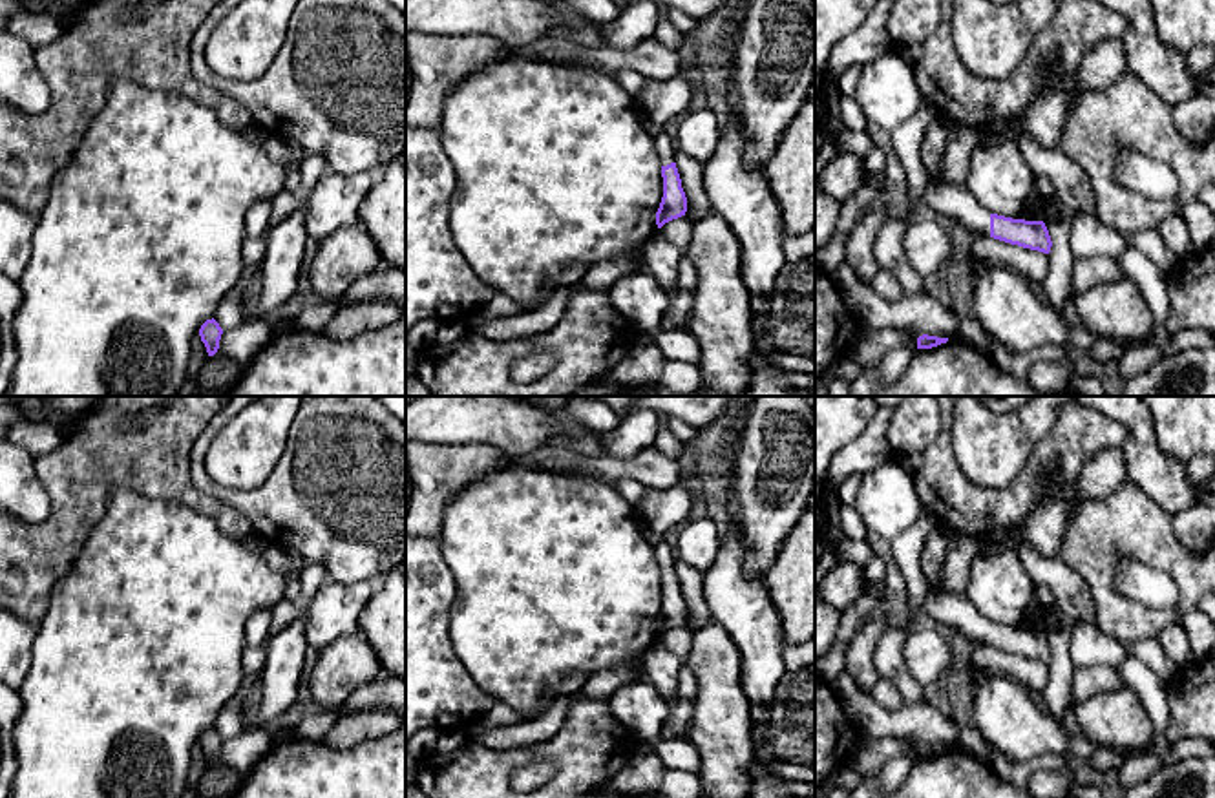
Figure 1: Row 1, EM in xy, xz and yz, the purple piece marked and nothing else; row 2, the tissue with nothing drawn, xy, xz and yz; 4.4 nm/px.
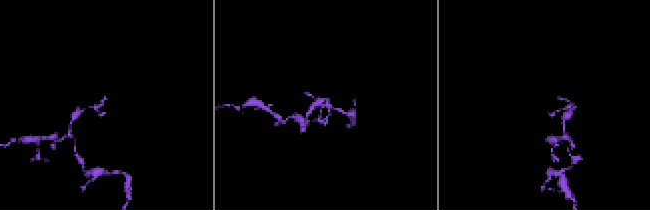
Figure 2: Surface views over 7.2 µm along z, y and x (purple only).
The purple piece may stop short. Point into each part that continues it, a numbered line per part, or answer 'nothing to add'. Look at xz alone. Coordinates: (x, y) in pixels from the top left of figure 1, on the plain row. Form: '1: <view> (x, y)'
1: xz (665, 557)

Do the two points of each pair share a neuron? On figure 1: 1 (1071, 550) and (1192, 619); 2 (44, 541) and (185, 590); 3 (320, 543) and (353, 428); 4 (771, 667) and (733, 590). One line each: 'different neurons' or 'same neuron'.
1: different neurons
2: different neurons
3: same neuron
4: same neuron

